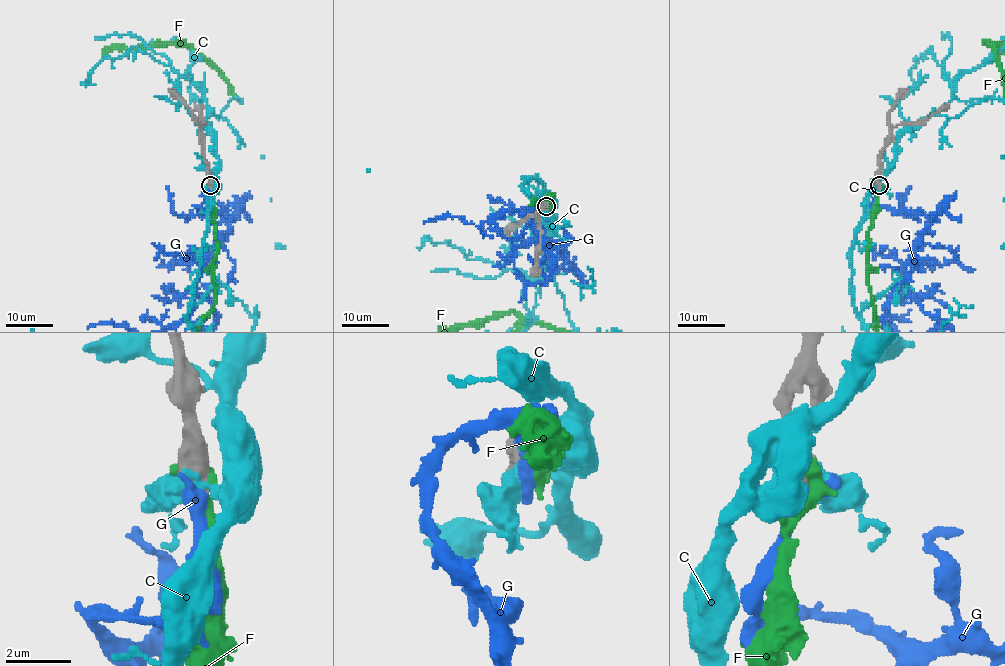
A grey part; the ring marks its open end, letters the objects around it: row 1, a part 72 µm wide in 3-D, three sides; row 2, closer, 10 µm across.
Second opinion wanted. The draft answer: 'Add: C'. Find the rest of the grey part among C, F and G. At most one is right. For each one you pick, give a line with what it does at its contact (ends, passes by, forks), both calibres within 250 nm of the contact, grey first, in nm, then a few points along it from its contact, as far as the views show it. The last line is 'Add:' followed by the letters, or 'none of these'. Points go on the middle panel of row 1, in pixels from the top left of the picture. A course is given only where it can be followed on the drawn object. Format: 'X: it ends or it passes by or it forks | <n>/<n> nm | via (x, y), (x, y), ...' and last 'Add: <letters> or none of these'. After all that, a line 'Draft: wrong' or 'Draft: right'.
F: it passes by | 800/440 nm
Add: F
Draft: wrong

